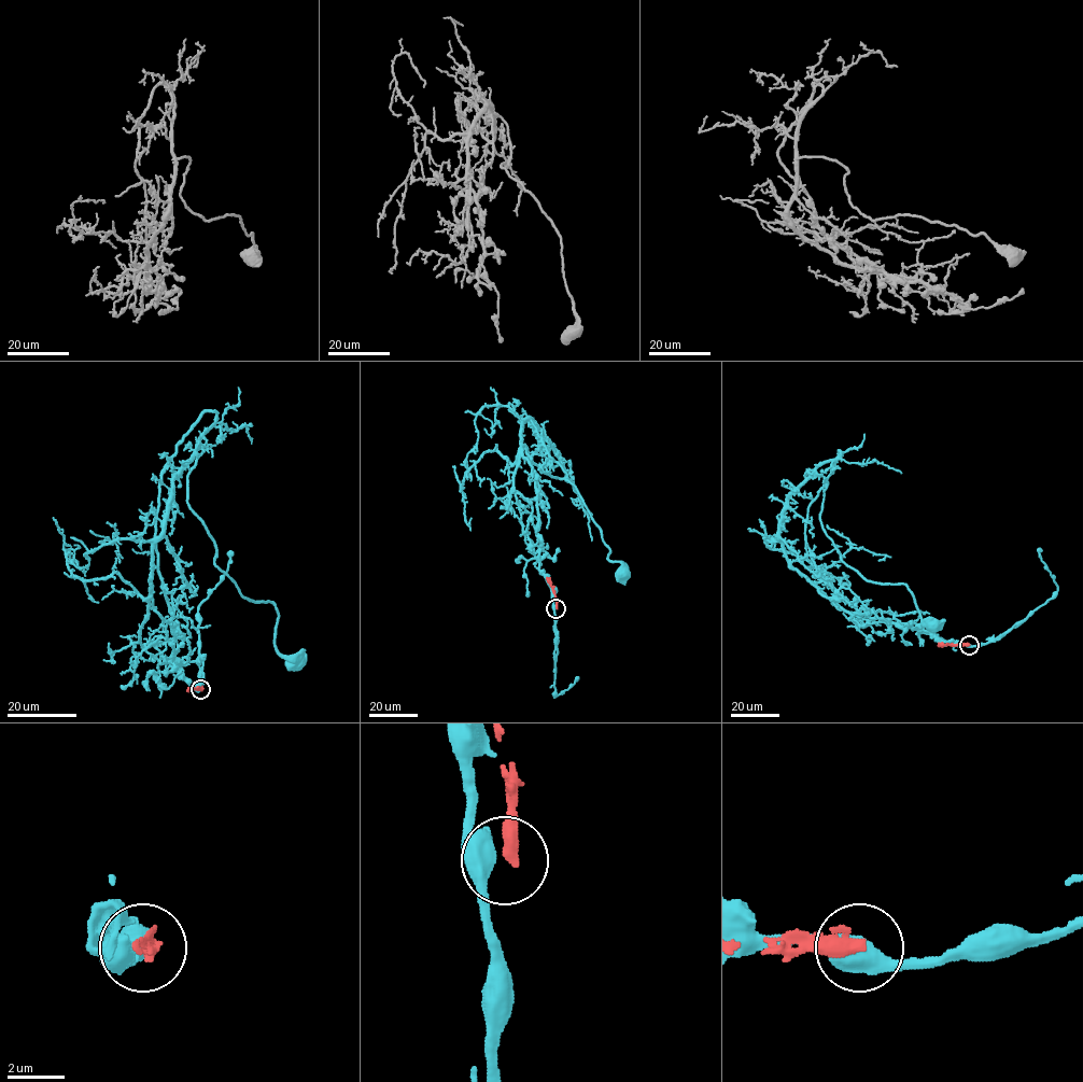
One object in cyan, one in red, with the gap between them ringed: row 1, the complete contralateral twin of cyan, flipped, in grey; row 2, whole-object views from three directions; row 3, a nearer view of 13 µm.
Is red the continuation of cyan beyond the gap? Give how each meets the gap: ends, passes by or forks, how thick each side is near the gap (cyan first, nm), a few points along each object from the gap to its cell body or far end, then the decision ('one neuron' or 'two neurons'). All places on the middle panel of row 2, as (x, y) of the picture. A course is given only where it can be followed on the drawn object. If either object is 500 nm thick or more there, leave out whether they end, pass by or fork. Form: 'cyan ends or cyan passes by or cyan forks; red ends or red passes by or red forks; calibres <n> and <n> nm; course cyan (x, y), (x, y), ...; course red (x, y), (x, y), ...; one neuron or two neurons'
calibres 750 and 440 nm; course cyan (556, 607), (539, 568), (525, 420), (549, 440), (561, 462), (547, 463), (566, 474), (621, 573); course red (556, 607), (554, 591), (546, 577); two neurons

